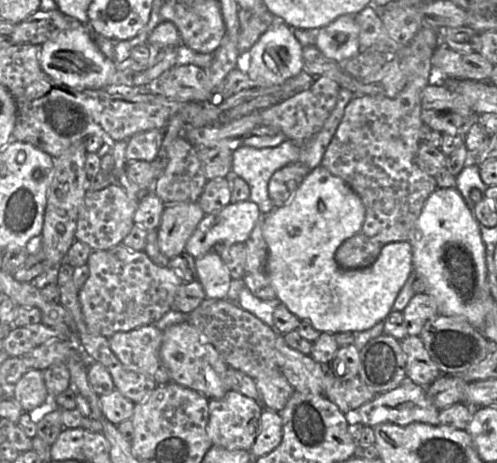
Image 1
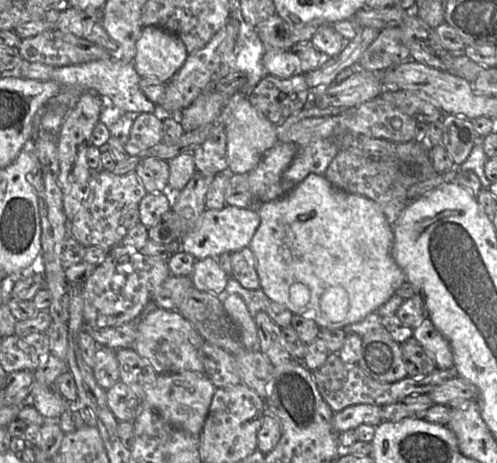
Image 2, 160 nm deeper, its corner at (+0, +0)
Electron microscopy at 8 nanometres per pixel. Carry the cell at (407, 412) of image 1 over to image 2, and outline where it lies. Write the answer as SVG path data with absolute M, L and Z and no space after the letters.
M356 404L335 412L332 419L334 430L341 434L349 429L356 429L362 424L378 426L383 422L381 406L370 404Z

